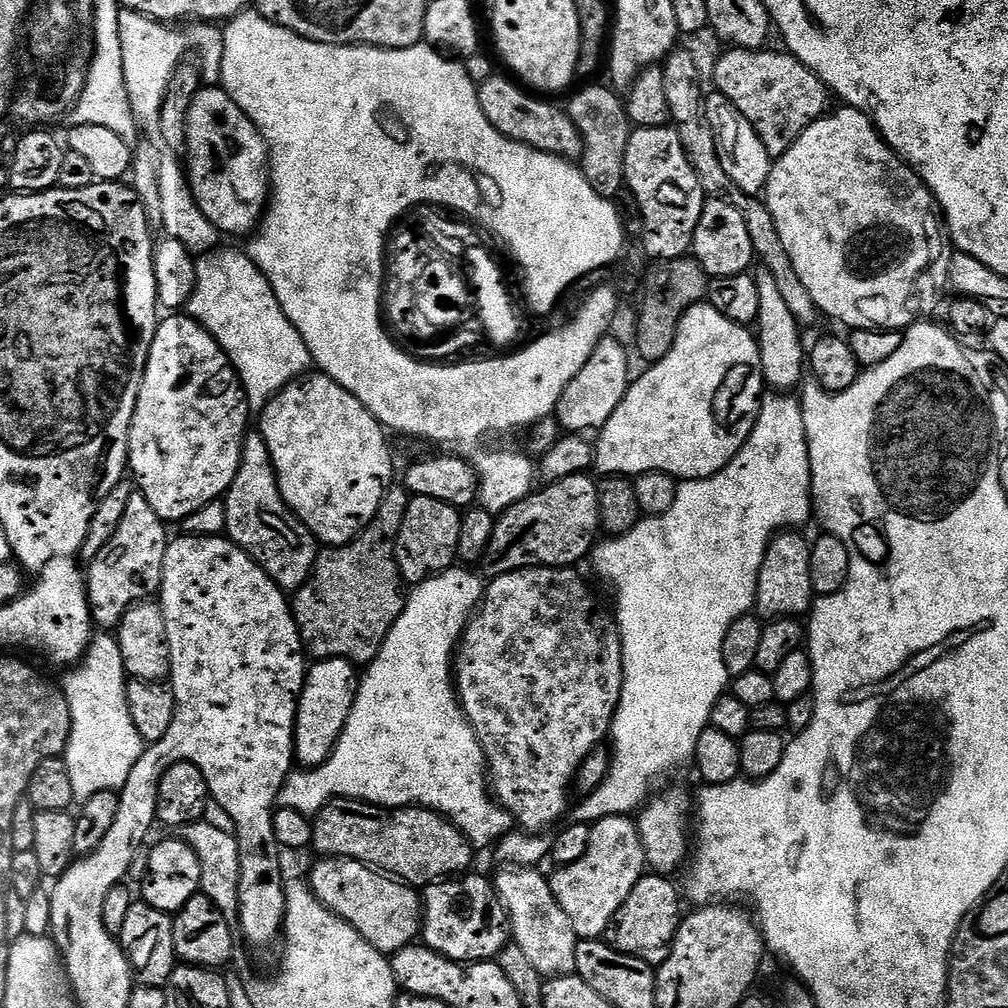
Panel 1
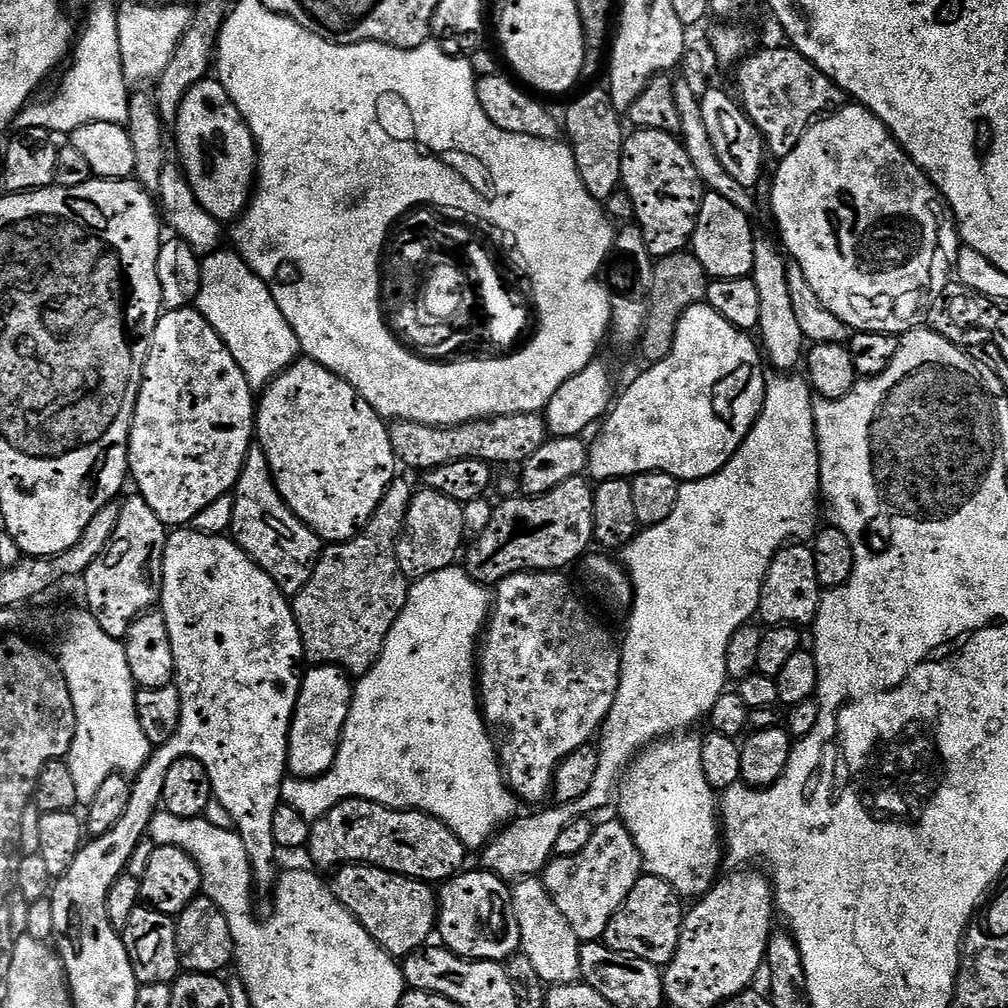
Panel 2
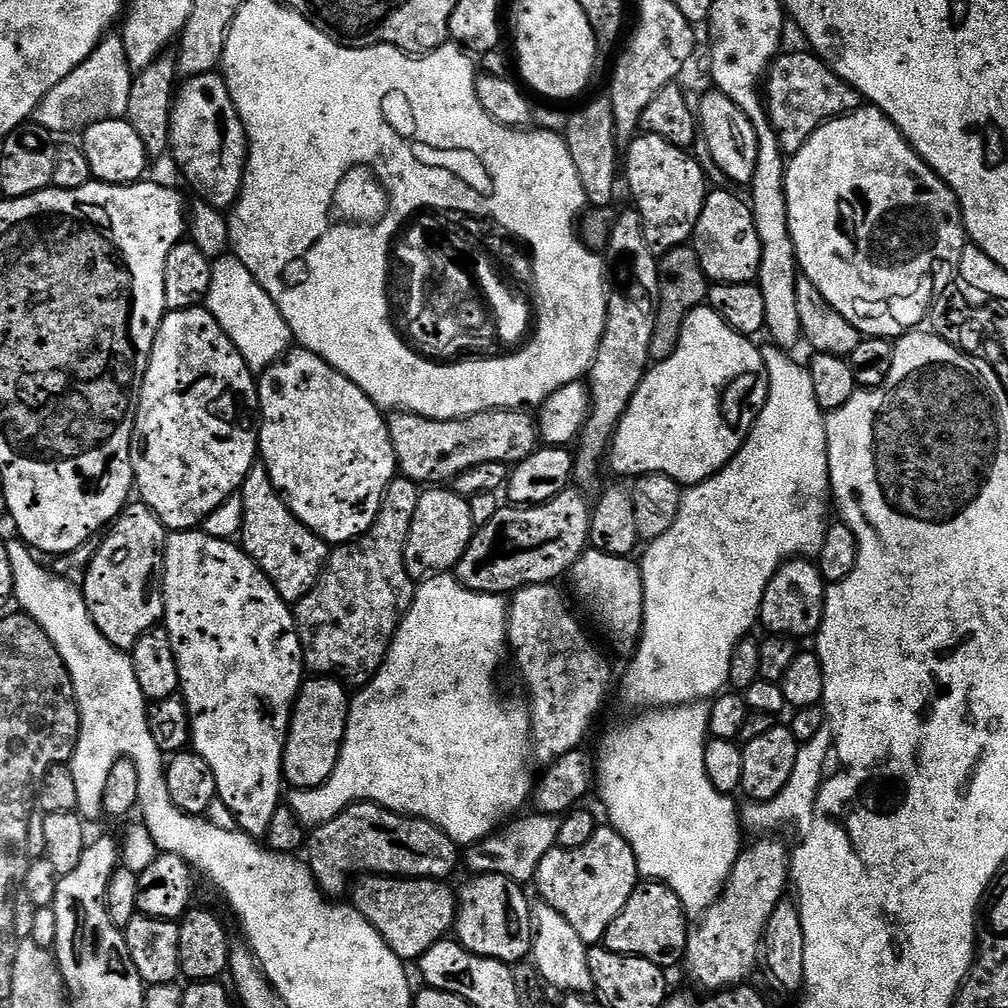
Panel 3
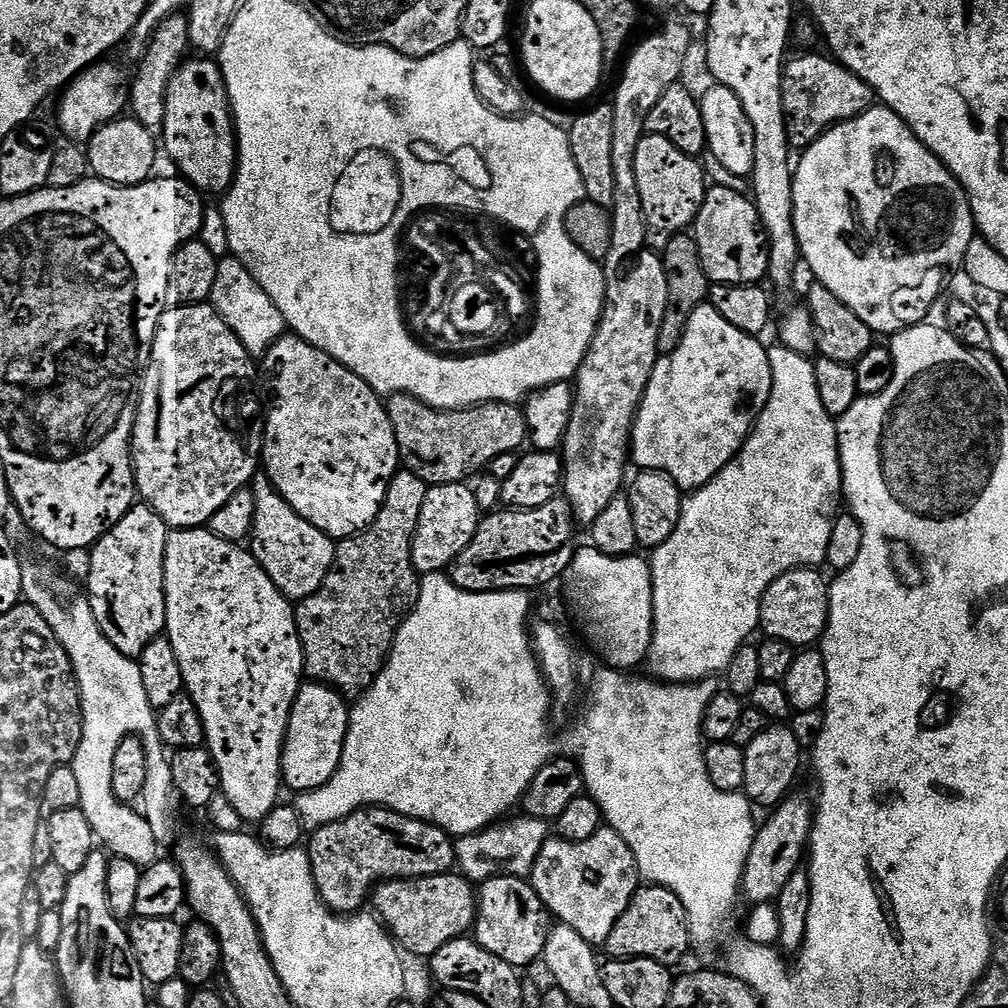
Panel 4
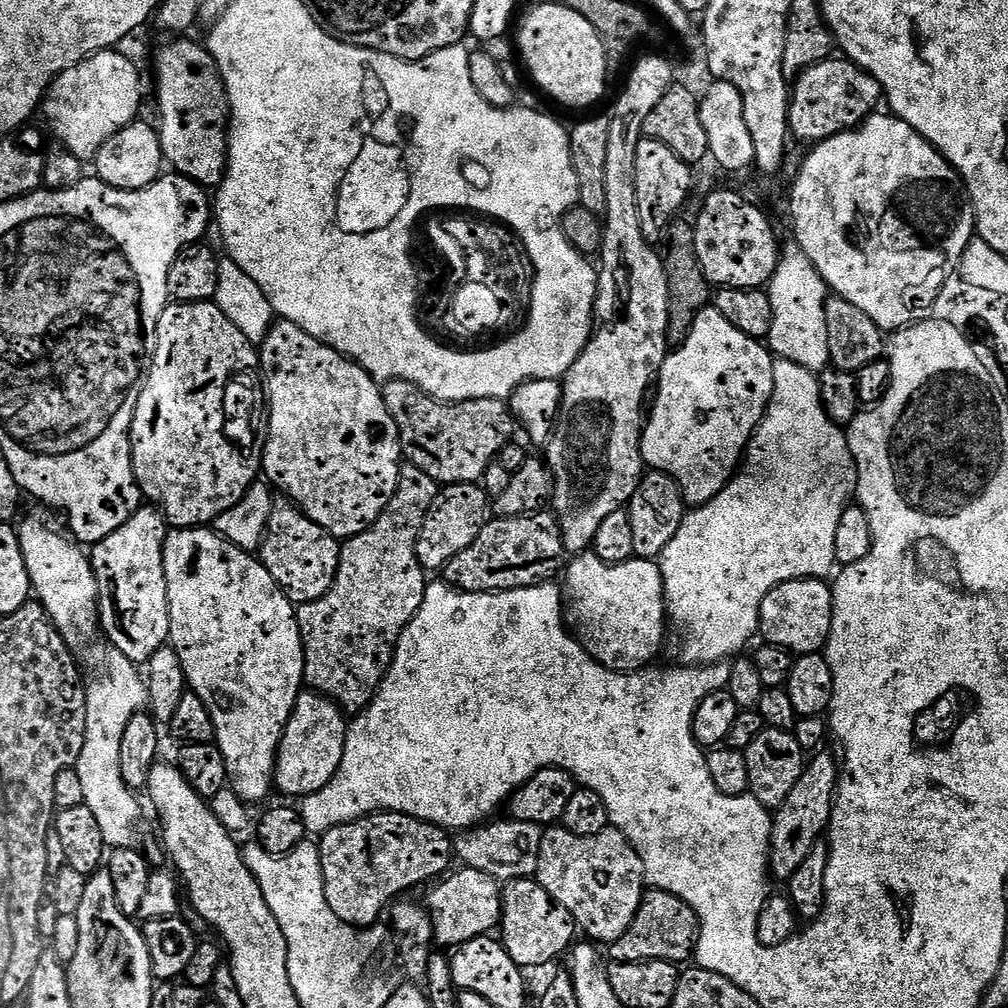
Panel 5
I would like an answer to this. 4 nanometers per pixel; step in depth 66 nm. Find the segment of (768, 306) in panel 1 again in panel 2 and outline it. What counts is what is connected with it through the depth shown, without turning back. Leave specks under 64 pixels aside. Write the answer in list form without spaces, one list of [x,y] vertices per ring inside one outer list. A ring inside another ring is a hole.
[[[760,238],[757,239],[754,246],[754,266],[751,277],[754,286],[758,286],[758,295],[760,296],[758,340],[762,345],[762,352],[767,363],[771,367],[773,364],[777,373],[788,374],[796,370],[799,364],[801,367],[806,356],[806,341],[802,329],[798,326],[798,318],[794,314],[794,305],[790,299],[789,261],[786,259],[785,253],[778,247],[777,241],[773,240]]]

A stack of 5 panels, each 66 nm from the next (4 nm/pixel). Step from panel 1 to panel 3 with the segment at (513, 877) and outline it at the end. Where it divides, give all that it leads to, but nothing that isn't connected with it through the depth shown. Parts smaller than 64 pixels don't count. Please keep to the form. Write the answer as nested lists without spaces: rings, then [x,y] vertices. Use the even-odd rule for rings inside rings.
[[[543,902],[533,903],[532,935],[530,960],[549,989],[557,988],[560,994],[588,994],[593,991],[588,965],[589,945],[582,942],[578,930],[574,930],[558,910]]]

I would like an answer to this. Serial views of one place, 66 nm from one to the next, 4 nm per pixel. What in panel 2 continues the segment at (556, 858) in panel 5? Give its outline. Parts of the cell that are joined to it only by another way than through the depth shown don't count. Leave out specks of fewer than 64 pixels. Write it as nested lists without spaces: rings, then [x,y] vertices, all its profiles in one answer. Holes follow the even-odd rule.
[[[619,819],[605,824],[596,824],[594,838],[582,854],[556,856],[549,860],[542,873],[546,890],[552,896],[554,906],[562,910],[562,918],[570,922],[570,930],[581,942],[596,942],[601,939],[614,914],[626,902],[634,882],[642,874],[642,861],[636,839]]]

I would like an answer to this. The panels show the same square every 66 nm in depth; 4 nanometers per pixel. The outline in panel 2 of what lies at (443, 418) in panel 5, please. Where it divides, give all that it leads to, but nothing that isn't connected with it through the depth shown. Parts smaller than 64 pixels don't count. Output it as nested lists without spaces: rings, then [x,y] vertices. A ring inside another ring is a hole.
[[[538,412],[526,414],[512,414],[510,416],[492,416],[489,420],[470,420],[466,424],[457,424],[455,428],[435,428],[429,424],[419,424],[409,420],[395,421],[389,427],[390,446],[394,450],[397,461],[408,468],[420,468],[421,473],[429,472],[431,468],[446,466],[450,462],[459,460],[484,460],[487,464],[499,466],[499,464],[513,464],[519,466],[524,463],[530,454],[535,454],[550,433],[545,424],[545,417]]]

